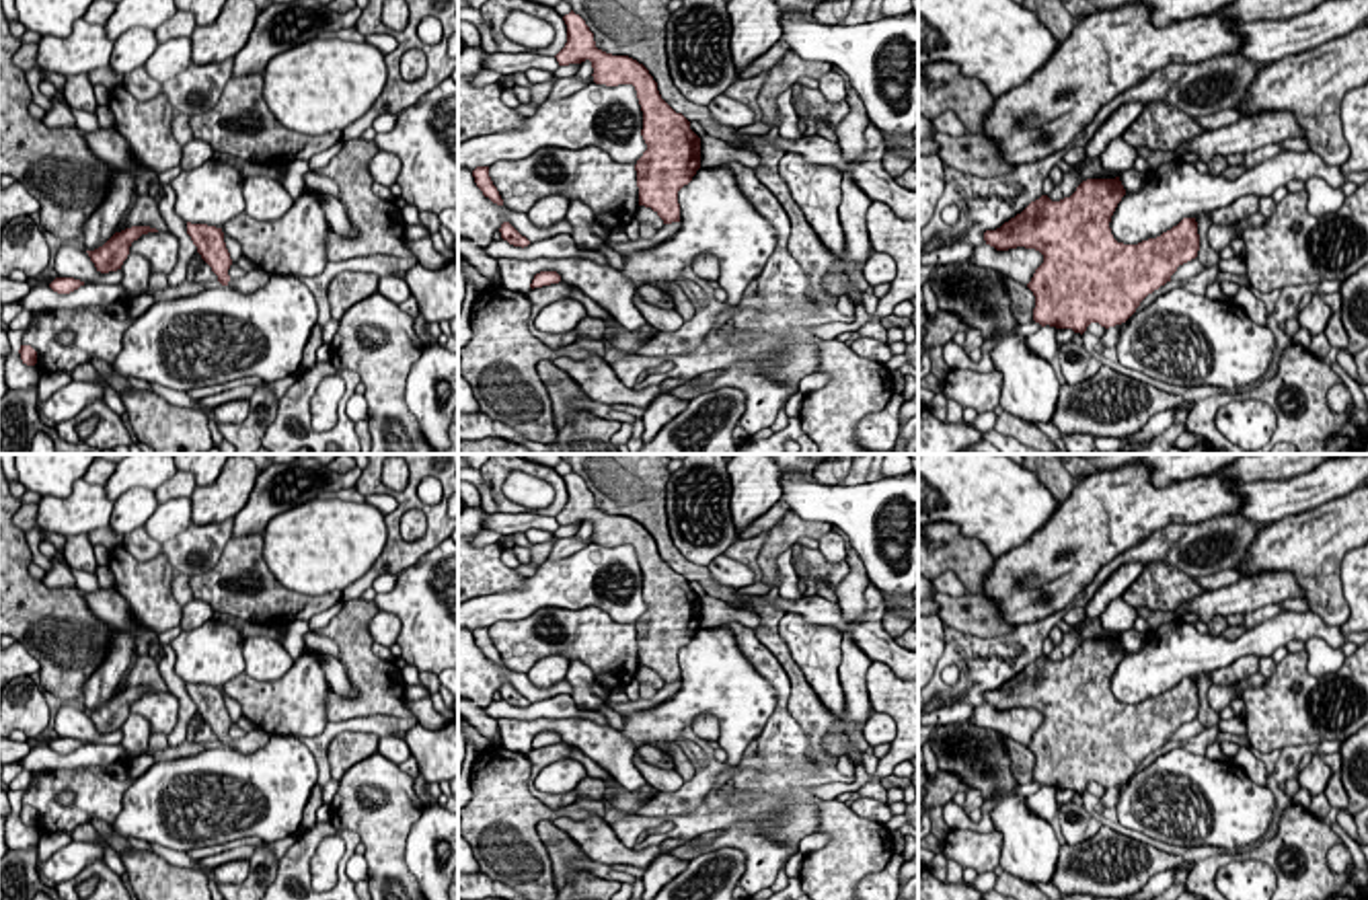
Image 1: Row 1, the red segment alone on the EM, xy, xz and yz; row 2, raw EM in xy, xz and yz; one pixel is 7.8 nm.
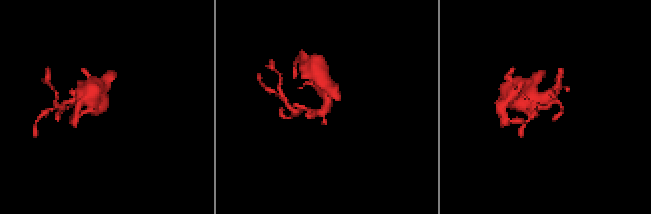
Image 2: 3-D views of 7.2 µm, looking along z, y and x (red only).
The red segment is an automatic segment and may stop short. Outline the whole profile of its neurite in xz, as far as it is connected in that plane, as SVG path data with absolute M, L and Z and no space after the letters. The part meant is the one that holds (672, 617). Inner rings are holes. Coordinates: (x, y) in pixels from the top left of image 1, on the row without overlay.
M573 471L563 481L567 503L555 516L559 526L590 520L596 545L635 547L643 571L641 596L647 604L635 625L639 666L651 668L663 684L680 682L678 651L700 629L700 598L690 590L690 582L661 559L657 542L643 524L598 510L594 493Z

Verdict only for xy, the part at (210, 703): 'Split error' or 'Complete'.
Split error

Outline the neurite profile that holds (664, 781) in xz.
M633 756L635 766L641 771L645 781L657 791L657 793L672 793L678 791L684 785L684 779L678 771L663 771L653 764L647 764L639 756Z

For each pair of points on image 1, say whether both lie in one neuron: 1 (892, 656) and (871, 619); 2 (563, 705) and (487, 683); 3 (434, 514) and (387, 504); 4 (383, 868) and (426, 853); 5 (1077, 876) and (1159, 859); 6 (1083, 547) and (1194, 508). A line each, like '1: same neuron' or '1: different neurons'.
1: same neuron
2: different neurons
3: different neurons
4: different neurons
5: same neuron
6: same neuron

